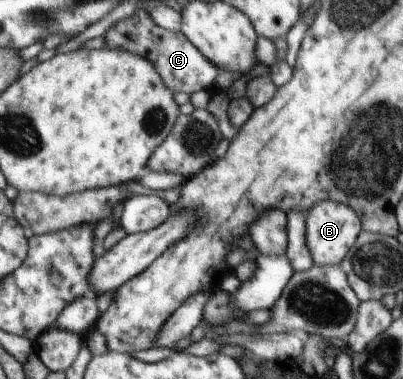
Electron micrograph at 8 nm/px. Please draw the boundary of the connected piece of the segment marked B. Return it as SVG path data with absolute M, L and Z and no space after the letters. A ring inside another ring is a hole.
M332 200L318 202L305 214L305 242L315 265L339 266L361 232L359 216L344 203Z

